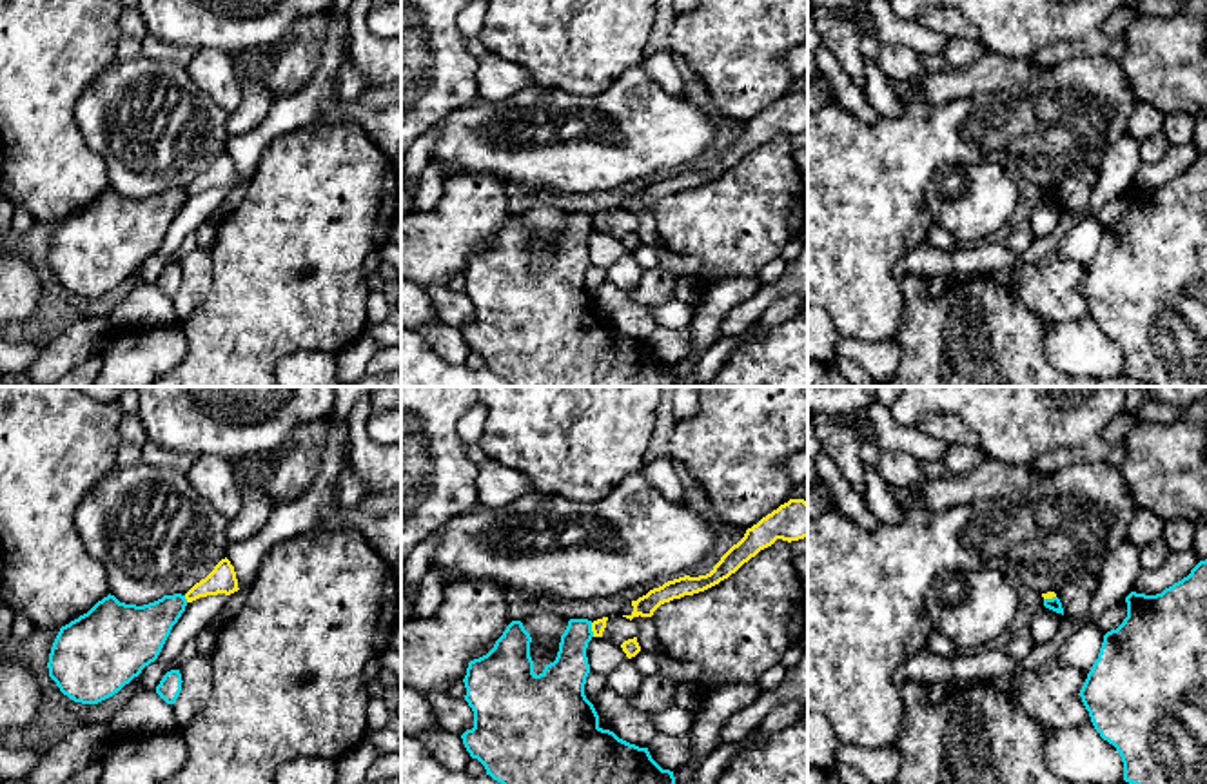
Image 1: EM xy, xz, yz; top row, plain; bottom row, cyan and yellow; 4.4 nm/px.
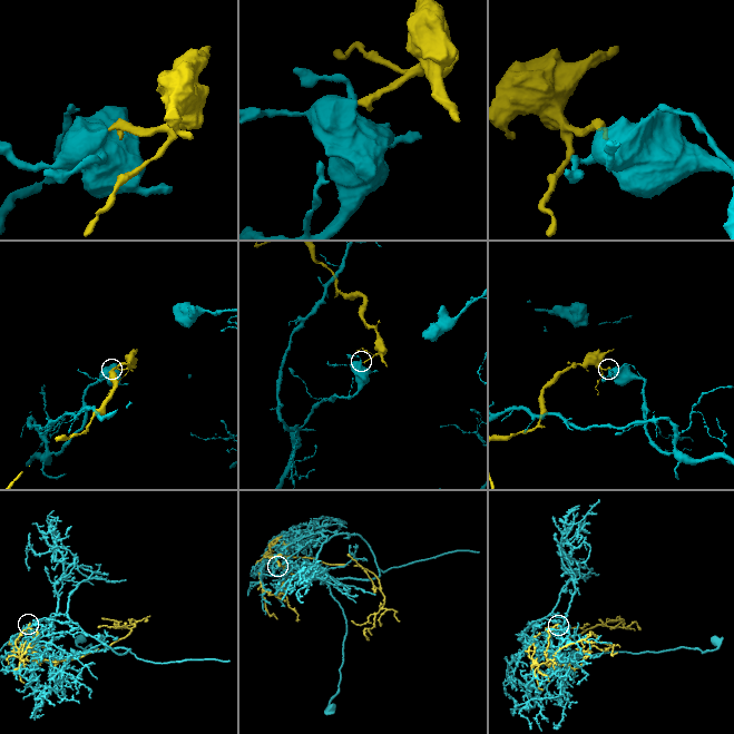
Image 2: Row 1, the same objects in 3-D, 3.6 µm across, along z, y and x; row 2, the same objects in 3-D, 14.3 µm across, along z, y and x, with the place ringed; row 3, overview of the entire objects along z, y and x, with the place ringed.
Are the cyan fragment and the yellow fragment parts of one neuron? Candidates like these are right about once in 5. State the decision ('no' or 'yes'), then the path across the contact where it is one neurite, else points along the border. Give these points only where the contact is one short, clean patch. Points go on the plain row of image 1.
no; border xz (590, 216), (594, 229)

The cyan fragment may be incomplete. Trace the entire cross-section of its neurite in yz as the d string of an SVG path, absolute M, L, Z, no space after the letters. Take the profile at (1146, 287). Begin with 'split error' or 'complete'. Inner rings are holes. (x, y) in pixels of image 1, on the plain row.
complete | M1207 152L1200 154L1187 171L1165 181L1162 187L1145 189L1131 185L1125 191L1127 211L1104 229L1104 236L1087 272L1080 283L1094 323L1113 338L1124 356L1124 374L1149 387L1207 387Z

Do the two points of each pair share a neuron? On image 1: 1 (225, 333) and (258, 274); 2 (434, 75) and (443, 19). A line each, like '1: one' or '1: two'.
1: one
2: one

